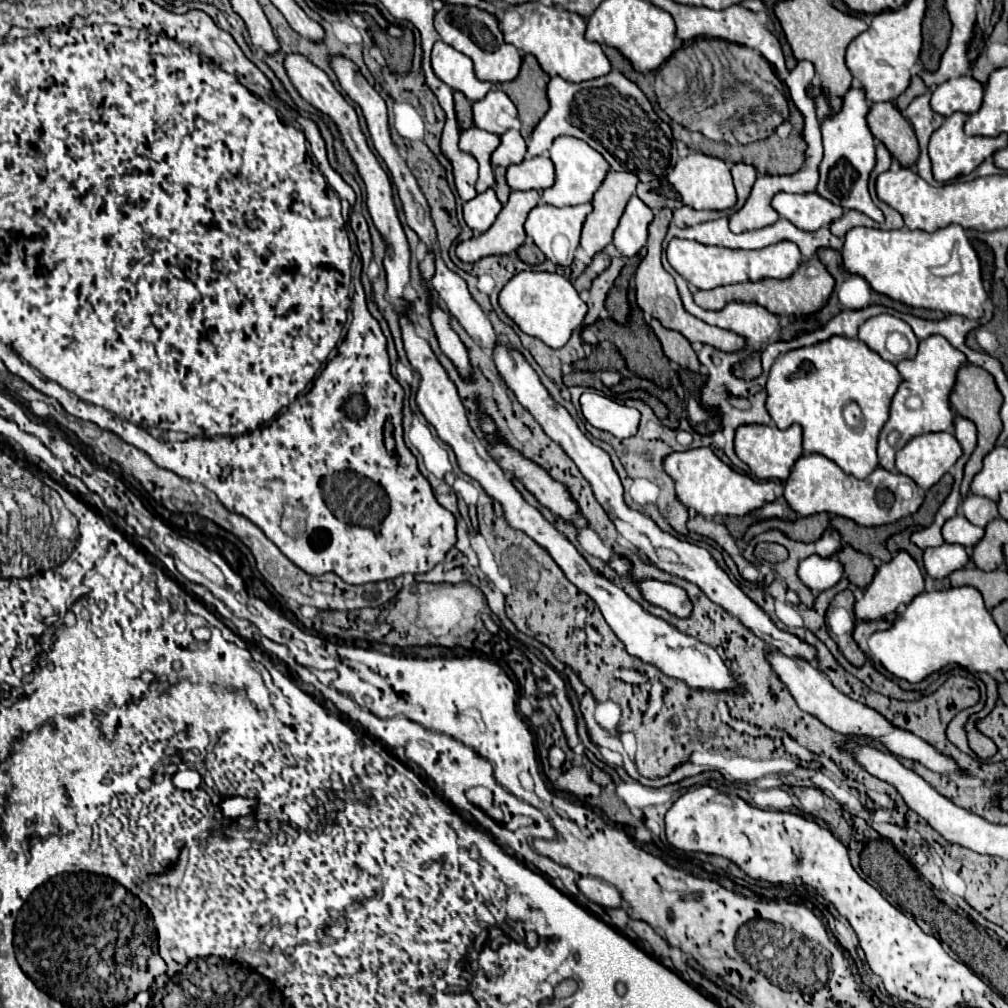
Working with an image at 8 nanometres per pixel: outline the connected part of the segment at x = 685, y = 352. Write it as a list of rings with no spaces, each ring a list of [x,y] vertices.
[[[651,320],[649,324],[655,332],[655,336],[659,338],[661,346],[663,346],[663,352],[669,360],[673,360],[675,364],[679,364],[681,368],[689,368],[693,372],[699,370],[699,360],[697,360],[697,354],[693,350],[693,346],[675,330],[669,330],[669,328],[663,328],[657,320]]]

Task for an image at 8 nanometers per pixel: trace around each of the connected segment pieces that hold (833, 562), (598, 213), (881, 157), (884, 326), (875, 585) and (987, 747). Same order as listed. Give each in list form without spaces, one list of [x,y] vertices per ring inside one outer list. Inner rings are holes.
[[[813,554],[799,564],[797,572],[807,588],[811,588],[813,592],[823,592],[839,582],[839,578],[843,576],[843,566],[835,556],[821,558]]]
[[[615,170],[607,172],[607,178],[591,200],[593,212],[583,224],[583,234],[579,242],[589,256],[601,252],[611,242],[613,230],[619,224],[627,200],[631,198],[631,194],[635,194],[637,182],[639,180],[635,174]]]
[[[877,142],[877,166],[871,172],[871,186],[873,186],[875,176],[879,176],[881,172],[885,172],[889,166],[891,166],[891,152],[885,148],[885,144]]]
[[[879,314],[879,316],[869,318],[859,328],[859,340],[865,342],[871,350],[875,350],[883,360],[889,360],[893,364],[897,364],[901,358],[913,358],[915,350],[917,350],[917,344],[919,344],[919,340],[915,338],[911,326],[907,322],[903,322],[901,318],[895,318],[891,314]],[[891,332],[901,332],[909,340],[909,344],[911,344],[909,354],[905,354],[905,356],[893,356],[893,354],[889,354],[889,350],[885,348],[885,340],[887,340],[887,336]]]
[[[899,550],[893,560],[881,564],[875,572],[875,578],[873,582],[865,588],[865,594],[861,600],[855,602],[855,616],[859,620],[877,620],[877,618],[883,618],[885,614],[897,610],[901,604],[907,604],[913,600],[913,596],[917,596],[919,592],[925,590],[925,584],[923,584],[923,574],[917,566],[917,562],[905,552],[905,550]]]
[[[973,726],[971,728],[965,728],[967,732],[967,740],[969,740],[969,748],[979,756],[979,758],[991,758],[995,752],[997,752],[997,746],[993,744],[991,738],[983,736],[979,730],[975,730]]]

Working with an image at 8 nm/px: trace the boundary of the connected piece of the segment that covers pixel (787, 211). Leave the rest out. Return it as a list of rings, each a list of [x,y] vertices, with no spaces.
[[[779,192],[771,200],[771,206],[777,210],[781,218],[787,218],[801,230],[817,230],[821,226],[829,226],[833,220],[843,216],[843,208],[827,202],[817,192],[807,194],[787,194]]]

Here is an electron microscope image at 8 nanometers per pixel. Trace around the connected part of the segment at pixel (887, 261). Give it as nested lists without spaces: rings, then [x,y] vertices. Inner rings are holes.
[[[957,224],[941,228],[933,234],[909,228],[899,228],[899,230],[853,228],[843,238],[841,256],[843,256],[843,266],[849,274],[863,276],[875,292],[885,294],[893,300],[899,300],[909,306],[941,310],[943,314],[961,314],[971,320],[983,316],[983,304],[987,300],[987,292],[981,282],[979,258],[965,230]],[[955,244],[959,258],[963,260],[961,272],[949,278],[931,276],[929,268],[949,262]]]

